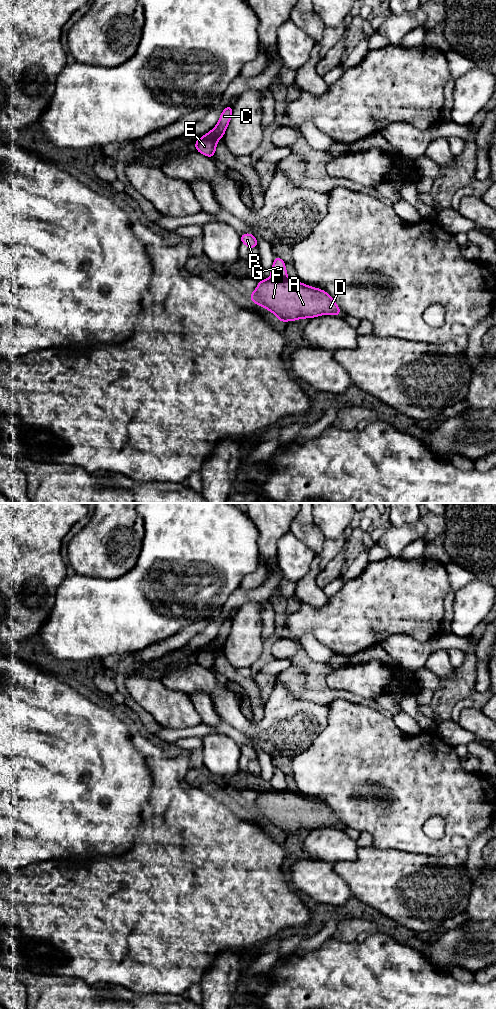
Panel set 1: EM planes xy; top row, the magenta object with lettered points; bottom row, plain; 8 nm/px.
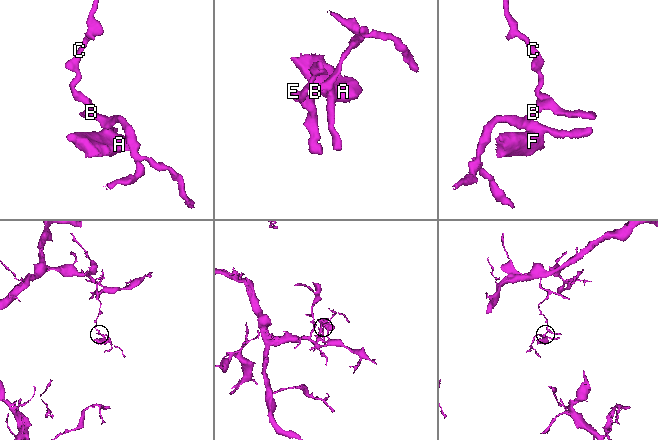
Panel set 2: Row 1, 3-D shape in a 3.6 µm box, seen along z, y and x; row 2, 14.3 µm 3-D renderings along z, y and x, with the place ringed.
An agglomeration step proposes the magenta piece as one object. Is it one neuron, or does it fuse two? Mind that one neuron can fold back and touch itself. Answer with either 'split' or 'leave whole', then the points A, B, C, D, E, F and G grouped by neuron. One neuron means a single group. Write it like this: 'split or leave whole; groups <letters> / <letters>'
split; groups A D F / B C E G

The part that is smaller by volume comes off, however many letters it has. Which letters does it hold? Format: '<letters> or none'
A, D, F

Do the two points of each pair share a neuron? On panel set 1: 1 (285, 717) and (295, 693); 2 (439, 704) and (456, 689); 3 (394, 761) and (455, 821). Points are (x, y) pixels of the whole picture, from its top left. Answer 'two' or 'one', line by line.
1: two
2: one
3: one

